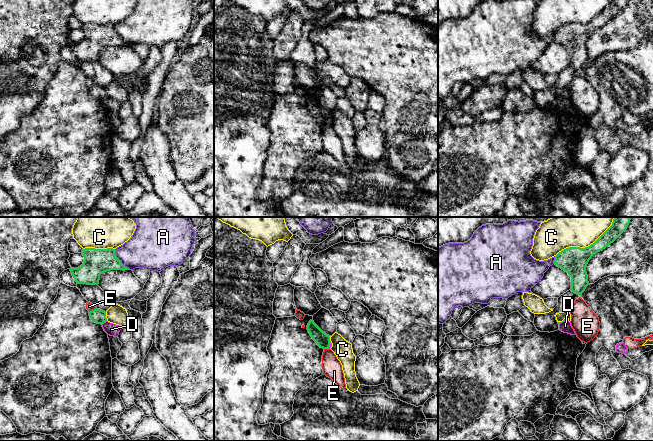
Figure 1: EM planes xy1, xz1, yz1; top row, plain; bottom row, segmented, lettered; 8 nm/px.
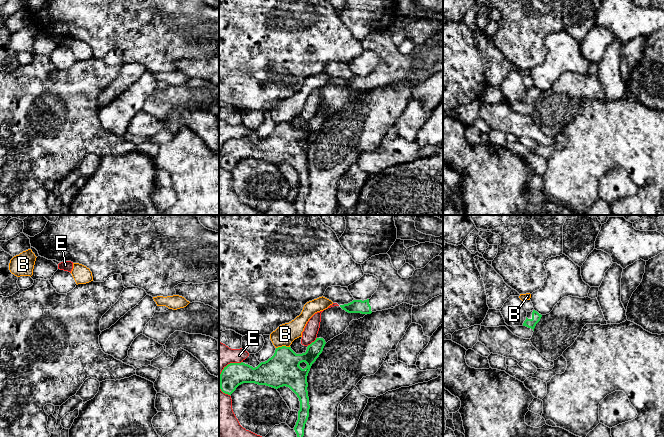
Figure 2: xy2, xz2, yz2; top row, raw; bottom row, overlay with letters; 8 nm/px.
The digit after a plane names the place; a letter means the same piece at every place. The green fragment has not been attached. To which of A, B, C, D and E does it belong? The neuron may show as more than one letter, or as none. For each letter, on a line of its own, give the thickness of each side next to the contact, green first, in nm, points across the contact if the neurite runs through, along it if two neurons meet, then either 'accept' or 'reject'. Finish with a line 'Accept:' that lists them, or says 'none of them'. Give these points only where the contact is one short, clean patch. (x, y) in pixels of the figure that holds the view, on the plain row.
A: 200 nm thick on the green side, 320 nm on the other; reject
B: 280 nm thick on the green side, 170 nm on the other; reject
C: 220 nm thick on the green side, 240 nm on the other; reject
D: 120 nm thick on the green side, 100 nm on the other; border along xy1 (106, 96), (101, 100); reject
E: 190 nm thick on the green side, 200 nm on the other; reject
Accept: none of them

